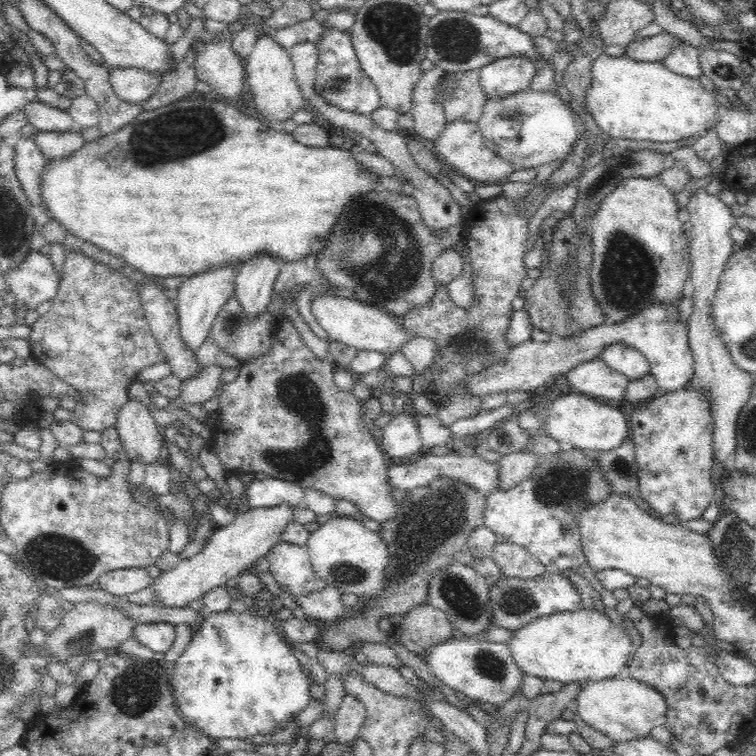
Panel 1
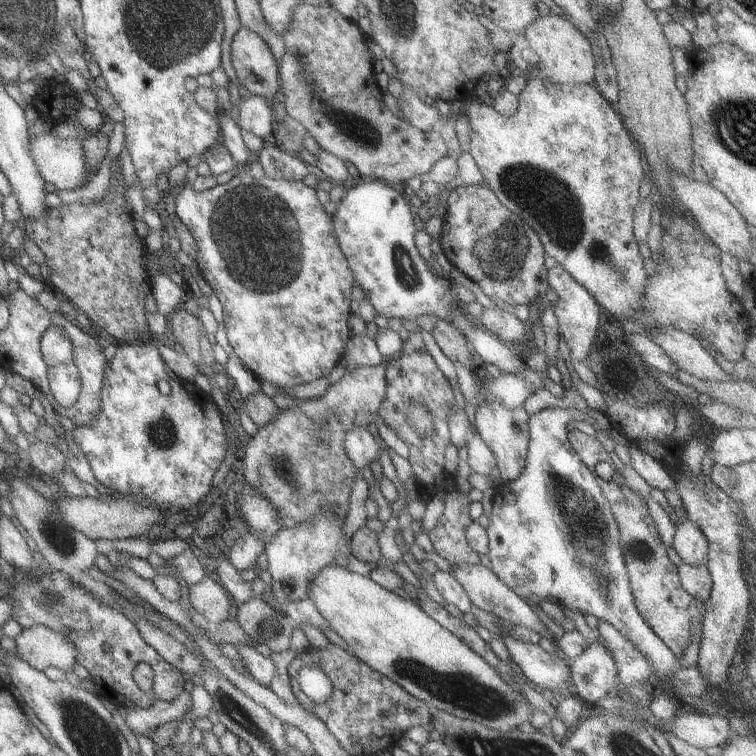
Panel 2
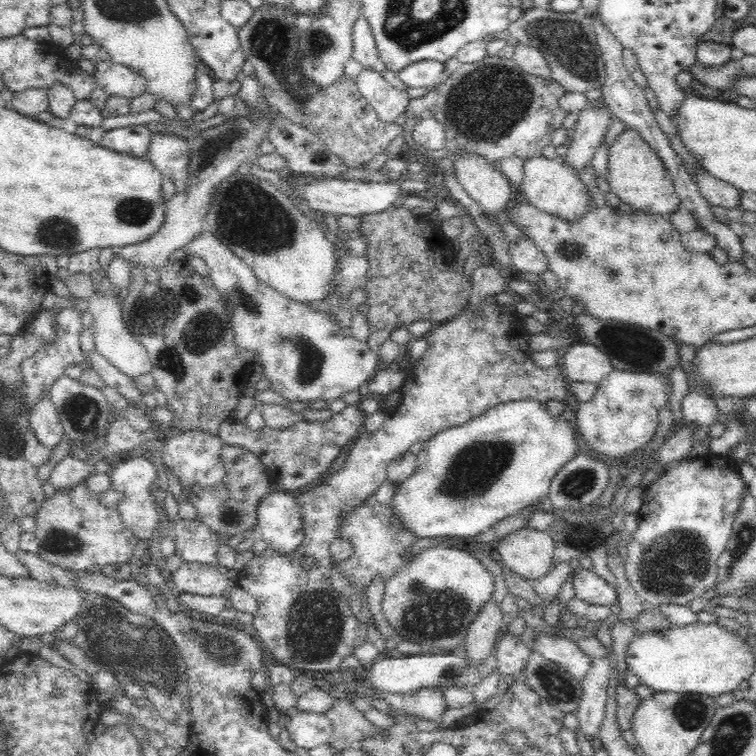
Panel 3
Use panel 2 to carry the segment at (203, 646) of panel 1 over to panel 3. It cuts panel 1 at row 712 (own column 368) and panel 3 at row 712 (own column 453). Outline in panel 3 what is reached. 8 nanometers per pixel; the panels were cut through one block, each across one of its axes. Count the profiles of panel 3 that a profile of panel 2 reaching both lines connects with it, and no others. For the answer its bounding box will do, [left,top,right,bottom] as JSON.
[283,711,333,750]

